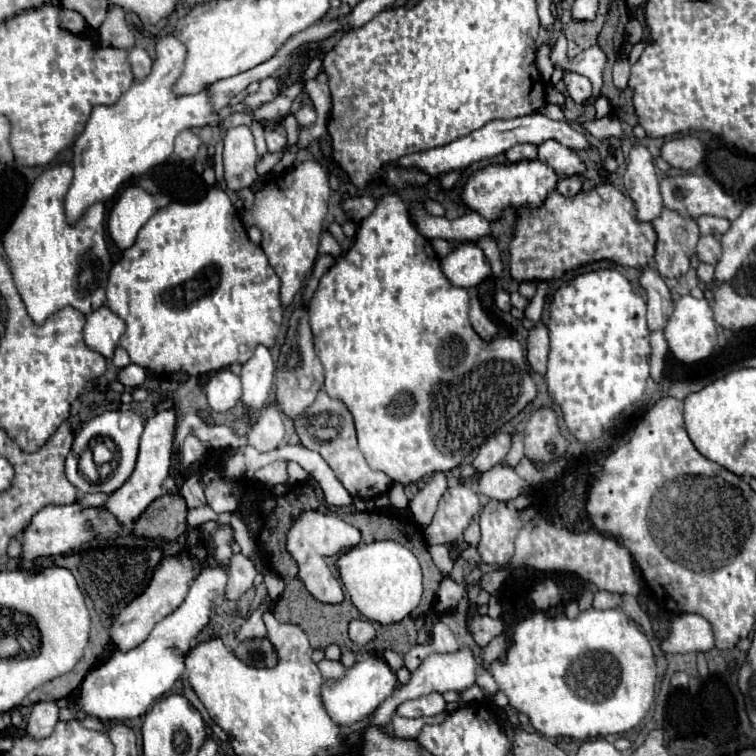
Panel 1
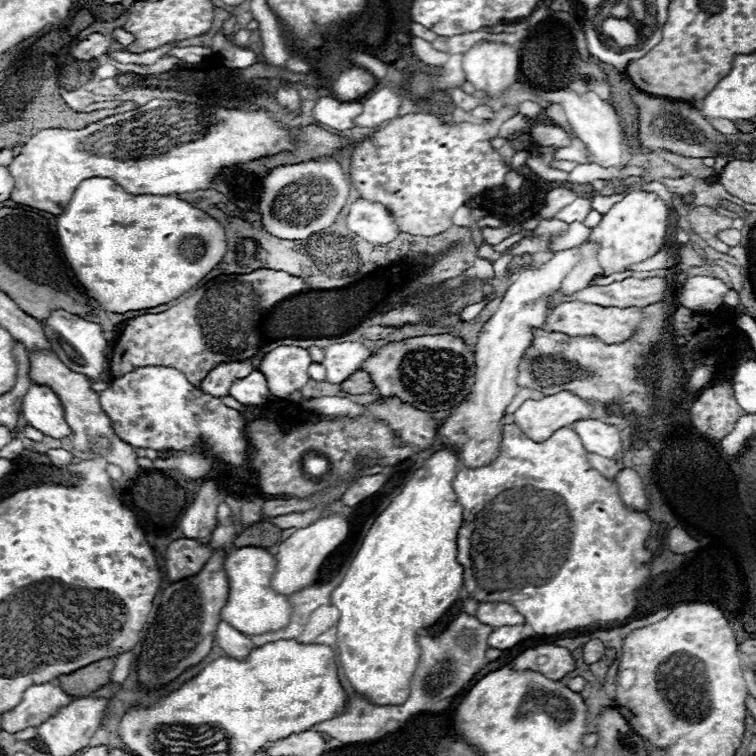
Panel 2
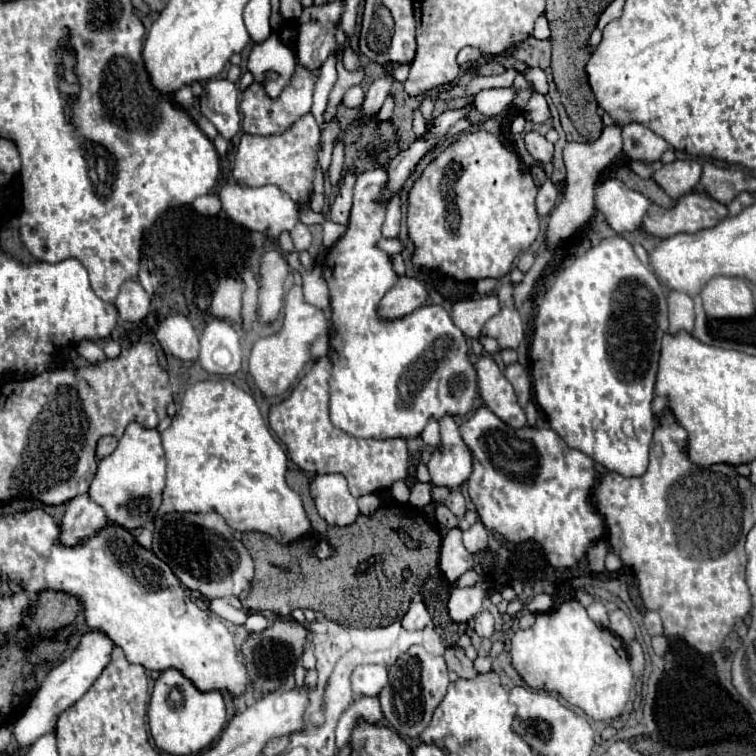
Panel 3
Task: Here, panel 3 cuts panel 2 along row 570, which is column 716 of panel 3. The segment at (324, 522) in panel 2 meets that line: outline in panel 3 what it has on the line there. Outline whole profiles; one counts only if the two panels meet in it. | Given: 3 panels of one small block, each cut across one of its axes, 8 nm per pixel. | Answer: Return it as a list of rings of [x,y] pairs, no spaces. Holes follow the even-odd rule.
[[[714,276],[700,296],[710,318],[748,318],[754,314],[752,290],[742,278]]]

